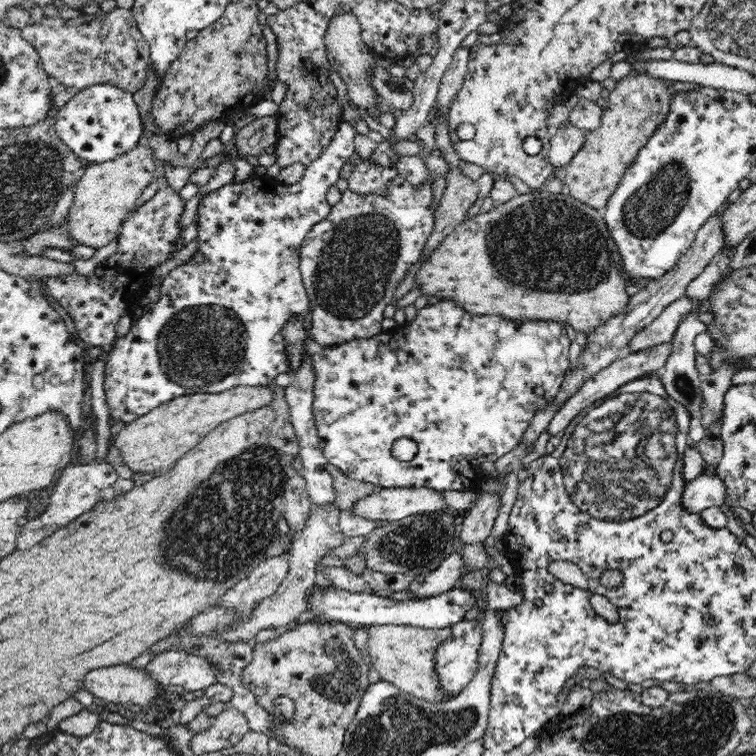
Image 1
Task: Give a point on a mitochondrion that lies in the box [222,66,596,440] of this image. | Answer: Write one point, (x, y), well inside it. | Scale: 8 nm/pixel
(354, 268)

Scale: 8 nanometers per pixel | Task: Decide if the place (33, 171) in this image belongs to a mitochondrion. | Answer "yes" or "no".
yes

